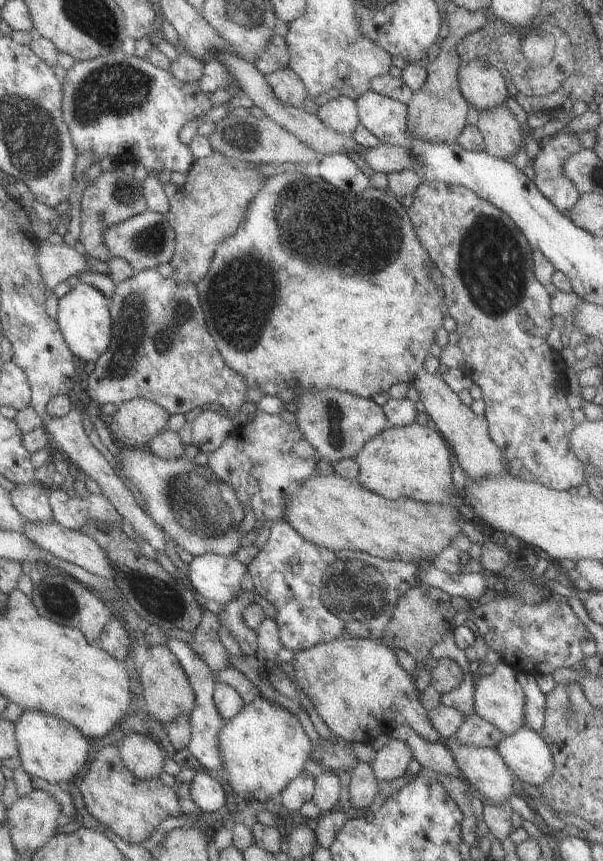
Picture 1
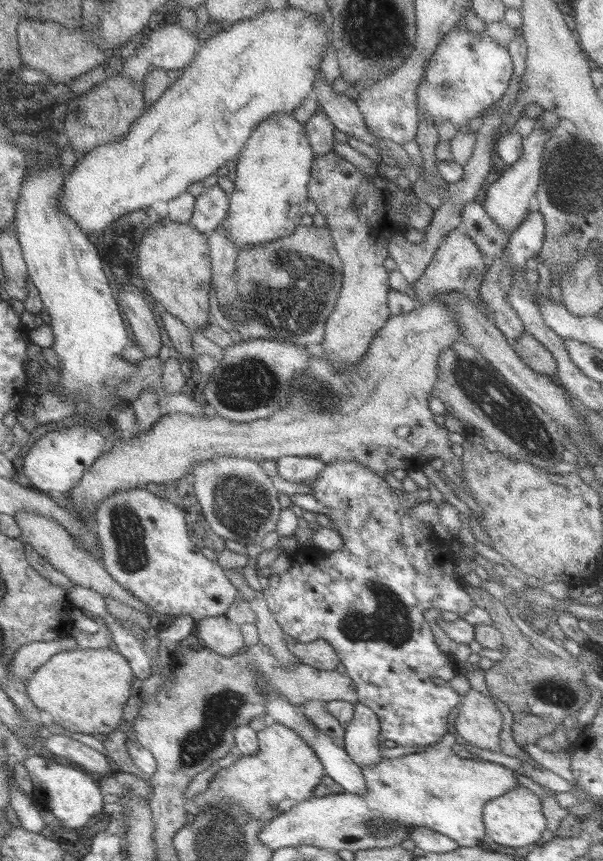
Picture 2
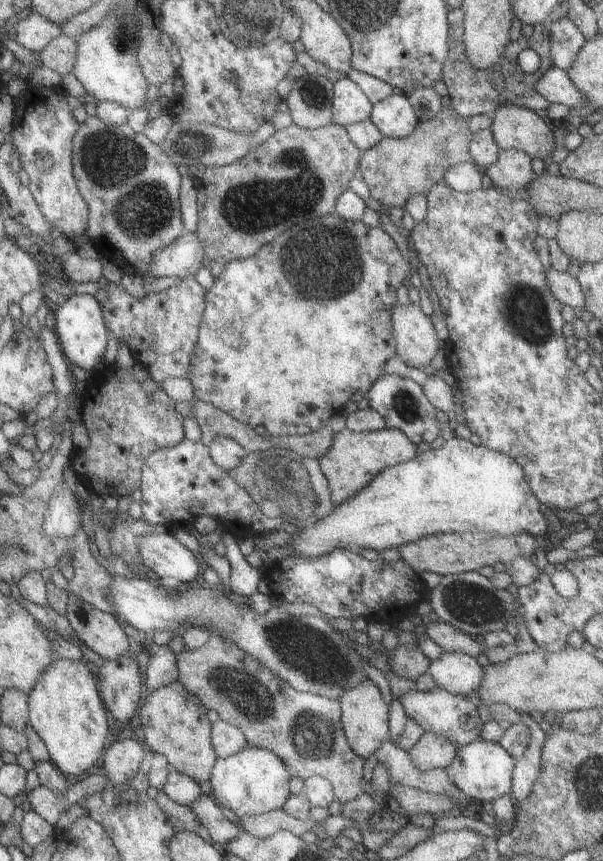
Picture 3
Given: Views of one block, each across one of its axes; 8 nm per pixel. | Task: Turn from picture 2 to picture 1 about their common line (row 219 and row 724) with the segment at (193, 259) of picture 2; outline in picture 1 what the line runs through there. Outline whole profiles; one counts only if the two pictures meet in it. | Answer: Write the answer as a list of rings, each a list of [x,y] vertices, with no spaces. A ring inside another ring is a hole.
[[[165,646],[148,647],[148,658],[141,668],[136,668],[138,682],[136,689],[143,692],[146,713],[166,726],[180,715],[188,715],[194,709],[194,692],[186,679],[182,666],[176,656]]]

